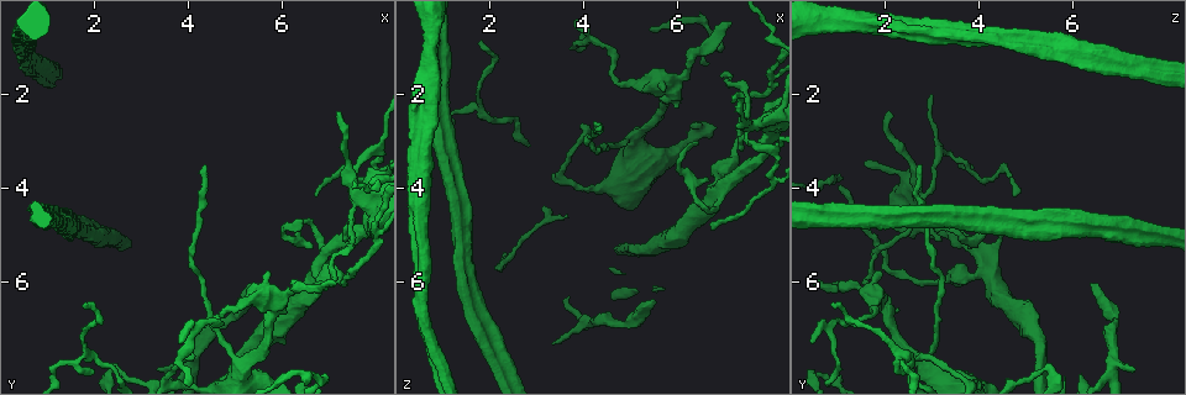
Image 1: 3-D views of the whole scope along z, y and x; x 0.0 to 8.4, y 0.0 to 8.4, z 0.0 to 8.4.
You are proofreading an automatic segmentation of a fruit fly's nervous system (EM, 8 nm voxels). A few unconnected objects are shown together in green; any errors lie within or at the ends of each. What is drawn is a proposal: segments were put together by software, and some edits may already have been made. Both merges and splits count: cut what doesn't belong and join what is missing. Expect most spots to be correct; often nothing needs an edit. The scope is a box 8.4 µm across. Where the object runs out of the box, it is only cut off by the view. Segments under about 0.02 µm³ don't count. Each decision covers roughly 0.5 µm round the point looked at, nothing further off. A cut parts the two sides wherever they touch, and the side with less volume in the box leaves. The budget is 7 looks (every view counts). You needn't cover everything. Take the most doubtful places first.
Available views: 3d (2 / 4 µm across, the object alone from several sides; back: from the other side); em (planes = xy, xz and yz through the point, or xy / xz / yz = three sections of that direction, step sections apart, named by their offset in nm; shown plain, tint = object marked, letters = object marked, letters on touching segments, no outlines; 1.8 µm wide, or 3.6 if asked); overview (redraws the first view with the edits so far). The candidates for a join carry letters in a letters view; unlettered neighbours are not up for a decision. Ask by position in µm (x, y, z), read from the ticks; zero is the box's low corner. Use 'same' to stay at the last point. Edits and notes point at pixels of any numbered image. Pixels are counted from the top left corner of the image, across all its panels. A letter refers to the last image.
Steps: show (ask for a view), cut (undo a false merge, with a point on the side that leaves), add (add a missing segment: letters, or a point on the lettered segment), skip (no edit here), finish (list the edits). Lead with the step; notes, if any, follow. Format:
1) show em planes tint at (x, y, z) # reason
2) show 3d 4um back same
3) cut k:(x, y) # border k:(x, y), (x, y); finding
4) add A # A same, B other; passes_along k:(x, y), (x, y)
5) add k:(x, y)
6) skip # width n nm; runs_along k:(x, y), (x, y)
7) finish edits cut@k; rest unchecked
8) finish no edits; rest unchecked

show 3d 2um at (5.50, 6.00, 6.35) # branch stops here

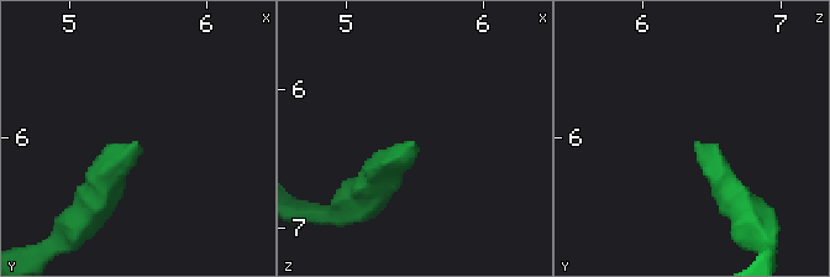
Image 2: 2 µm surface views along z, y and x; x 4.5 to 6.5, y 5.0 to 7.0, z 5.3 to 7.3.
show em xy step 4 letters at (5.50, 6.04, 6.40)

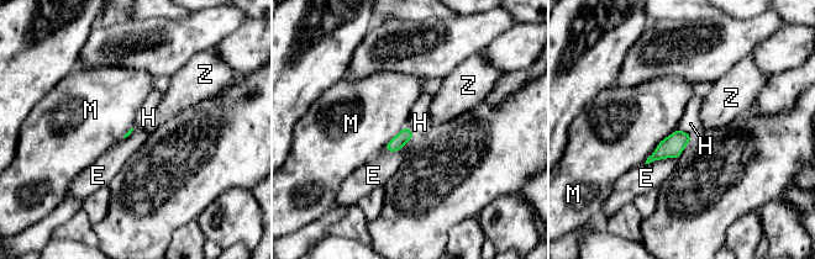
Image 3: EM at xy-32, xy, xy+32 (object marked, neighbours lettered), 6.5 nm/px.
show em planes letters same

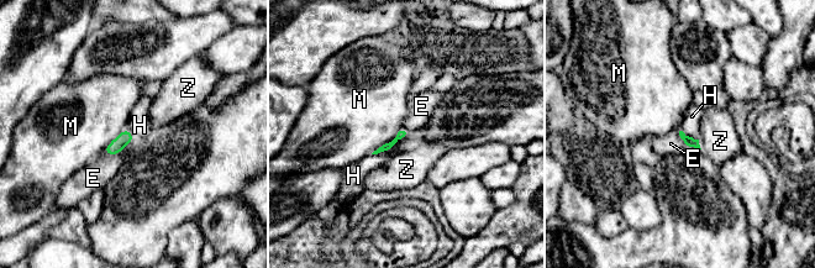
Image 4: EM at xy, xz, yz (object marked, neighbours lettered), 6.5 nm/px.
skip # E other, H other, M other, Z other; border 4:(409, 131), (389, 148), (372, 154); no lettered segment goes on from it

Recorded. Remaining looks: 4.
show em planes tint at (5.85, 6.45, 1.90) # abrupt turn

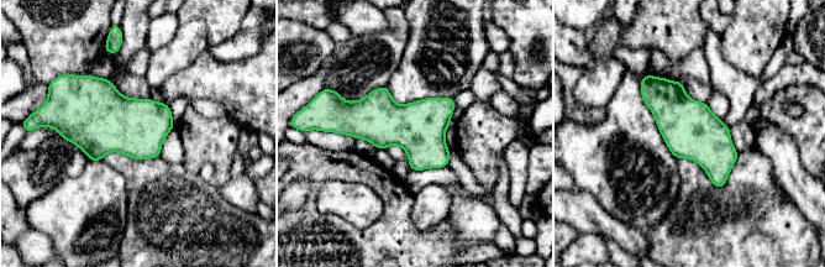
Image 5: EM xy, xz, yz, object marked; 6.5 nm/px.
show em planes letters same

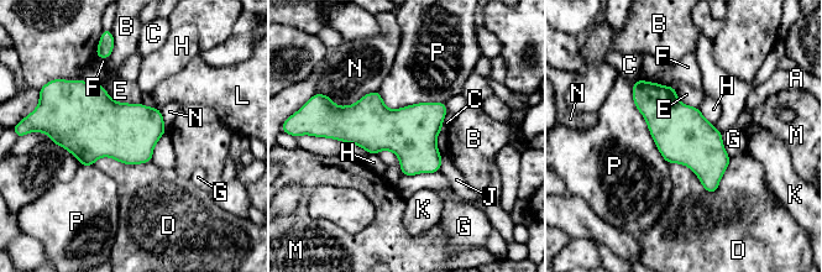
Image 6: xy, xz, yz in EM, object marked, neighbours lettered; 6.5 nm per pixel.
skip # A other, B other, C other, D other, E other, F other, G other, H other, J other, K other, L other, M other, N other, P other; one neuron here

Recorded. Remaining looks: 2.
show em planes letters at (3.40, 7.85, 7.35) # thin end

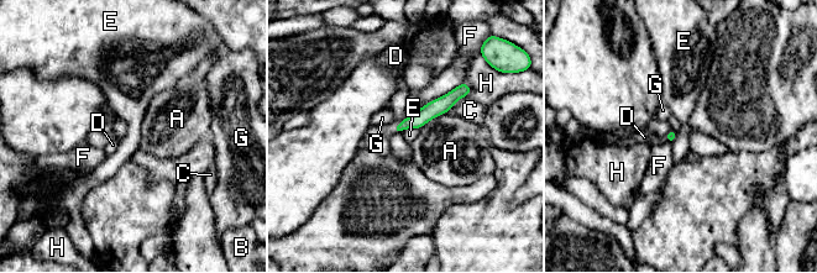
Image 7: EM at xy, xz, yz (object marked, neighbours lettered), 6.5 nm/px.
skip # longest_contact F 320 nm; A other, B other, C other, D other, E other, F other, G other, H other; none of them fits

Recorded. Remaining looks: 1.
finish no edits; rest unchecked

